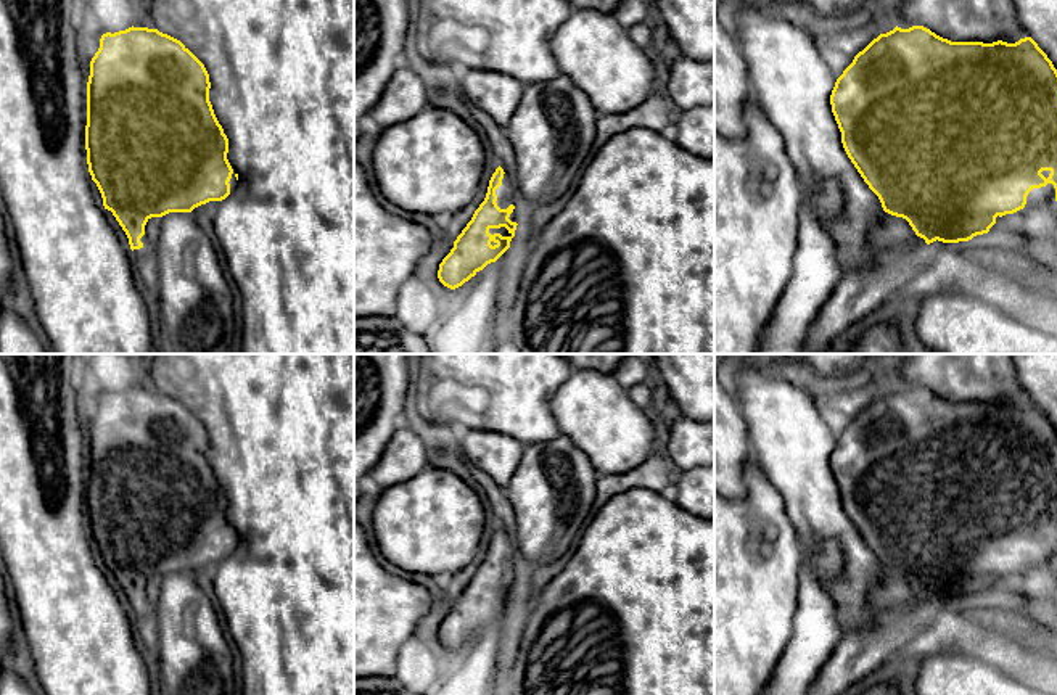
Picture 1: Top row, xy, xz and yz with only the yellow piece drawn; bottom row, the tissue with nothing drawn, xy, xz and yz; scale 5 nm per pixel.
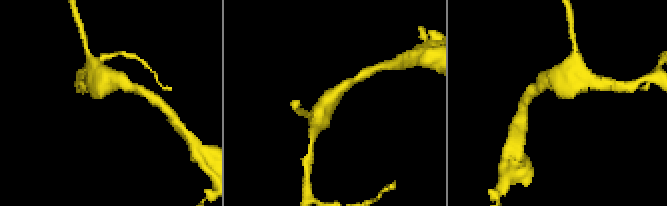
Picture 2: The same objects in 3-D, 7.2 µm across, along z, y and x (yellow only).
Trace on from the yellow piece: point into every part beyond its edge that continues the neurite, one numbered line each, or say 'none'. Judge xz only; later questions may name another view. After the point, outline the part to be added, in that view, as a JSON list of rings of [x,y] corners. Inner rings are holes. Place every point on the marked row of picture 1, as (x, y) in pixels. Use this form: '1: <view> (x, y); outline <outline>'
1: xz (504, 193); outline [[[507,172],[504,174],[502,185],[496,190],[496,195],[496,203],[500,209],[507,209],[510,204],[513,204],[513,182]]]

